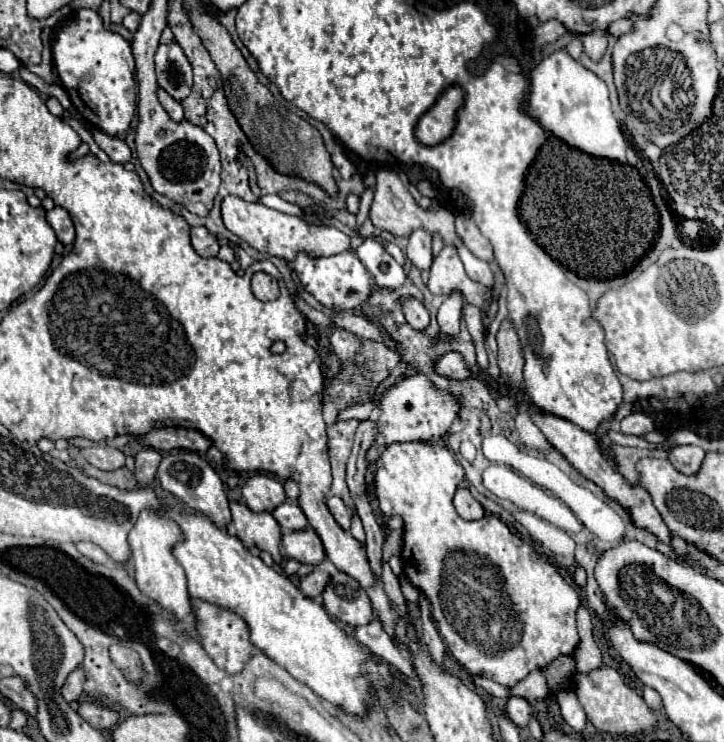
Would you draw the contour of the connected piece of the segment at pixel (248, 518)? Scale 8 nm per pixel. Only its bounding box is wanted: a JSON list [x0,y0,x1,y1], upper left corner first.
[227,503,283,563]

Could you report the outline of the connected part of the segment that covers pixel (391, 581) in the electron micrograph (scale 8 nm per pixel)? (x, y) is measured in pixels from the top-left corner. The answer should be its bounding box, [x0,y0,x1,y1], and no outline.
[381,561,407,615]

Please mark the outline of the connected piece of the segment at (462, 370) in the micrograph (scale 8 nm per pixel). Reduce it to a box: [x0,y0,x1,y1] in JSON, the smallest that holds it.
[435,351,471,379]

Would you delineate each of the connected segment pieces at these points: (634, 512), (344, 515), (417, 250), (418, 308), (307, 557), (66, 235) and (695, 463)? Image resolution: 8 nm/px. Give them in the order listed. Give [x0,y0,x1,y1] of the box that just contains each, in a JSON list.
[[529,407,671,547],[327,497,351,531],[407,229,431,271],[403,299,431,331],[283,529,327,565],[47,207,75,245],[669,445,705,475]]

